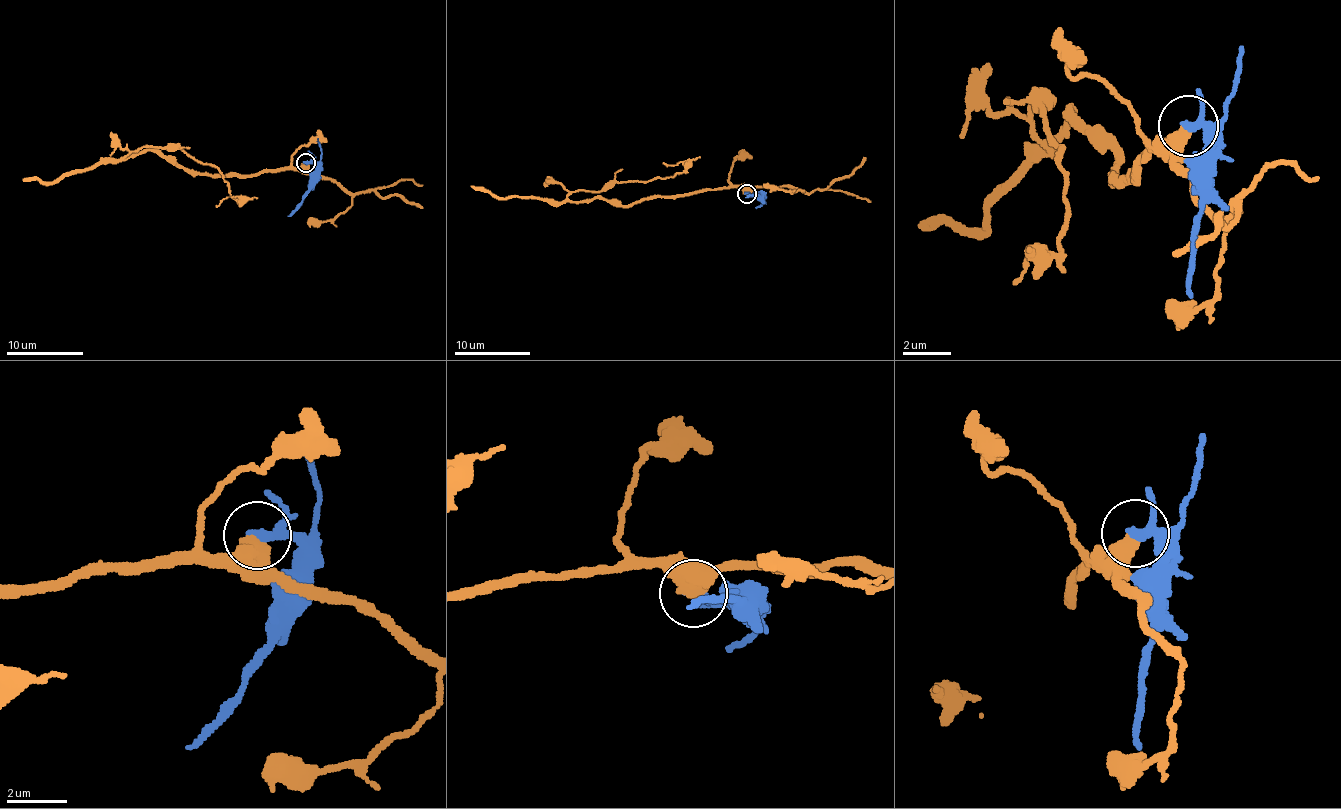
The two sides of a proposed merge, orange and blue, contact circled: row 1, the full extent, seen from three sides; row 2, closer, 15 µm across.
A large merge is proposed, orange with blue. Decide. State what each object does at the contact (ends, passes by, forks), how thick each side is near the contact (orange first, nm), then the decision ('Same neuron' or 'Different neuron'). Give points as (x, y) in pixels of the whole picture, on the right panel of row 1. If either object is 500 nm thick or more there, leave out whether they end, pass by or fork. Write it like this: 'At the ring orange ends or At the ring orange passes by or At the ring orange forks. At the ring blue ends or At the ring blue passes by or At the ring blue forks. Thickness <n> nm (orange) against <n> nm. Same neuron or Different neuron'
Thickness 650 nm (orange) against 400 nm. Different neuron

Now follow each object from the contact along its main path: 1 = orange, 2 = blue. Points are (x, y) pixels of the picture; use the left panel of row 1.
1: (305, 163), (248, 175), (201, 175), (143, 150), (118, 159), (100, 159), (53, 181), (23, 180)
2: (305, 163), (317, 167), (317, 180), (287, 216)

